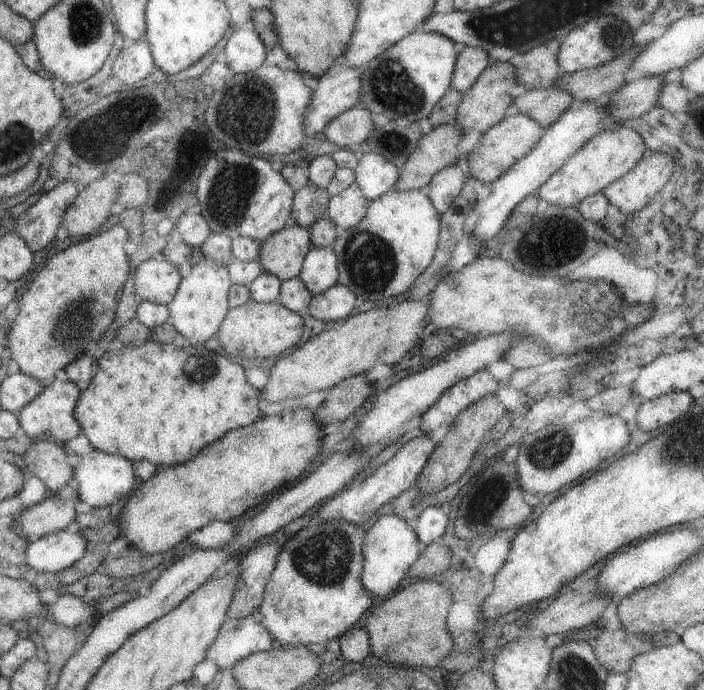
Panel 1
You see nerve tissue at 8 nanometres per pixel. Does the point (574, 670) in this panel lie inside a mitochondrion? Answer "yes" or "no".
yes

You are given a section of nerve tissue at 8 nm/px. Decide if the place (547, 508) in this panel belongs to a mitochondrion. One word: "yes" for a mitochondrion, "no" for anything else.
no

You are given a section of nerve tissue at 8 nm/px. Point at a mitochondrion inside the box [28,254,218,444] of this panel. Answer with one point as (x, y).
(78, 320)

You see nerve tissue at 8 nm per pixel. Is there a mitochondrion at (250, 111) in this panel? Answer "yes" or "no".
yes

